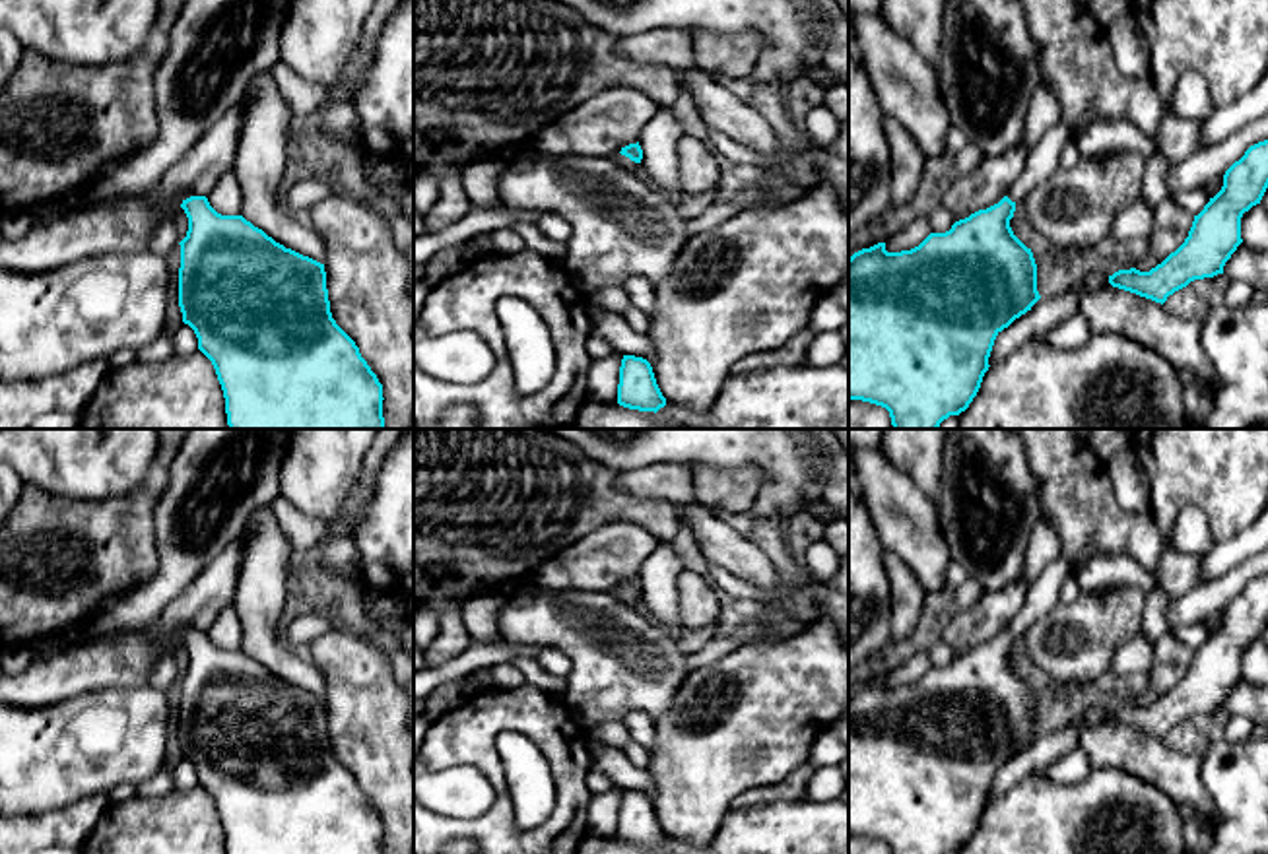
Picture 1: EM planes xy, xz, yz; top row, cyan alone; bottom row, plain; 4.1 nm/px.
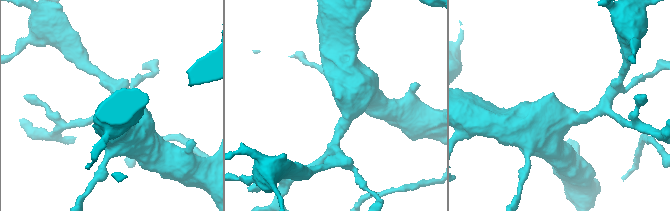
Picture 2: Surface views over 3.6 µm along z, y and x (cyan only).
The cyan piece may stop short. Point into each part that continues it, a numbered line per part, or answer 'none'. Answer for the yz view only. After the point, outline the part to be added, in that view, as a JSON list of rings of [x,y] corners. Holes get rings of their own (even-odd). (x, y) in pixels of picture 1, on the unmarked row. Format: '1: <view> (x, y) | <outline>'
1: yz (1043, 594) | [[[1060,555],[1047,565],[1043,573],[1029,582],[1023,608],[1012,619],[1008,633],[1016,639],[1023,639],[1031,625],[1049,615],[1060,604],[1060,588],[1068,576],[1078,573],[1078,569],[1080,563],[1066,555]]]

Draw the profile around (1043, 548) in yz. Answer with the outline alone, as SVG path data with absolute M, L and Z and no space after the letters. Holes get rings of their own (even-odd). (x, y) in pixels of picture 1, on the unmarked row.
M1041 518L1029 538L1023 575L1035 580L1047 565L1062 555L1062 543L1056 530Z

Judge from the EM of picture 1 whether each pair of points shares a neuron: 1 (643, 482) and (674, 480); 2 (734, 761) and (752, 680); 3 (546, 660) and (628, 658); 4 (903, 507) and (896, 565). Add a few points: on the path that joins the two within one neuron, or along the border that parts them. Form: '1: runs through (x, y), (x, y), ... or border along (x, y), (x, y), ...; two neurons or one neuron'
1: runs through (651, 482), (667, 482); one neuron
2: runs through (734, 742), (734, 730), (752, 713), (752, 699); one neuron
3: border along (544, 647), (558, 649), (571, 660), (569, 680); two neurons
4: border along (884, 548), (911, 571), (925, 592); two neurons

